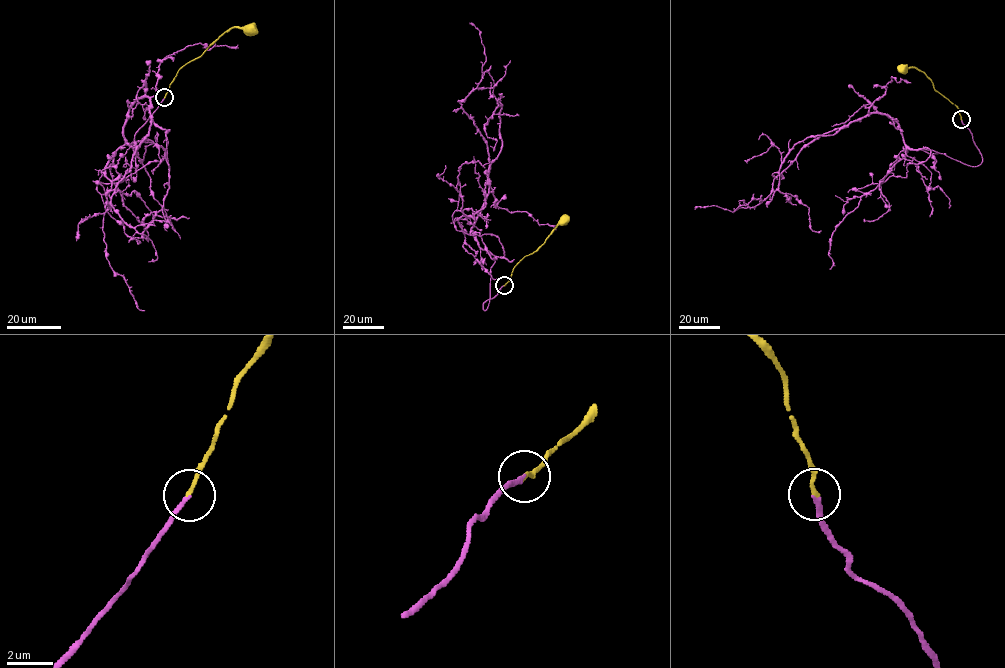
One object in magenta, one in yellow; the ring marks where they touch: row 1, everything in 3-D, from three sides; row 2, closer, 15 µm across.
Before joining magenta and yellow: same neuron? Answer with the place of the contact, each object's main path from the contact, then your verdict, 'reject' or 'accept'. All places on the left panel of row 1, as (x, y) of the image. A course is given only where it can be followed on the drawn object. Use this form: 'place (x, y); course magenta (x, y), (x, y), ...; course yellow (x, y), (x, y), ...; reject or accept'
place (164, 97); course magenta (165, 98), (141, 161), (152, 143), (128, 143), (125, 119), (149, 99), (111, 196), (147, 236), (128, 242); course yellow (165, 98), (178, 70), (199, 56), (223, 33), (233, 27), (243, 28), (248, 33), (250, 29); accept

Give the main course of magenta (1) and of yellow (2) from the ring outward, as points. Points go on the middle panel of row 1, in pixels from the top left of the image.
1: (504, 285), (484, 310), (495, 261), (471, 229), (488, 193), (489, 159), (459, 102), (485, 61), (469, 23)
2: (504, 285), (518, 263), (536, 251), (563, 220)

